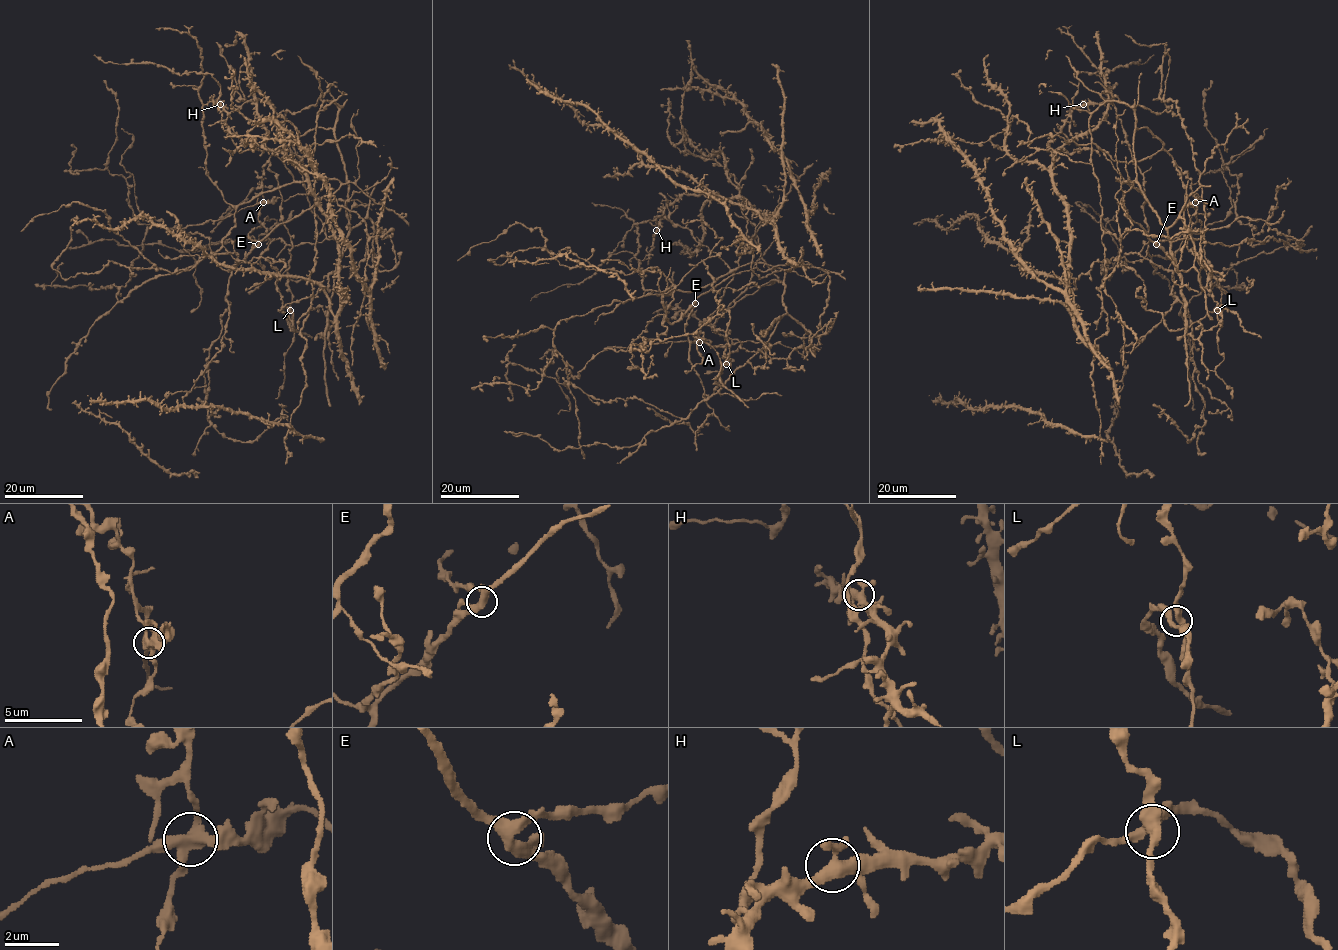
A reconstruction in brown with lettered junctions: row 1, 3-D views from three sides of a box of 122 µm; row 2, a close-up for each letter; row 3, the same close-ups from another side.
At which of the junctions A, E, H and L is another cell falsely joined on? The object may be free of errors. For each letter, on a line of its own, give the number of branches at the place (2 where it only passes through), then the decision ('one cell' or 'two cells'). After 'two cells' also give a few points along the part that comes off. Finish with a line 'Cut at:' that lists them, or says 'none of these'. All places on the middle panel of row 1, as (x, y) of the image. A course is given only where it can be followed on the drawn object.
A: 4 branches meet; two cells; foreign part runs (699, 342), (606, 347), (574, 378), (570, 370), (560, 368), (558, 383), (570, 410), (558, 414)
E: 4 branches meet; one cell
H: 4 branches meet; one cell
L: 4 branches meet; one cell
Cut at: A

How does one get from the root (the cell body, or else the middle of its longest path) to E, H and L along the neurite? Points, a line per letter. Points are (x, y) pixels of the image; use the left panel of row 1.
E: (344, 170), (345, 184), (277, 225), (258, 244)
H: (344, 170), (346, 183), (327, 178), (296, 181), (270, 149), (241, 150), (236, 145), (224, 130), (220, 104)
L: (344, 170), (330, 129), (310, 129), (269, 157), (281, 197), (281, 220), (292, 245), (290, 310)

